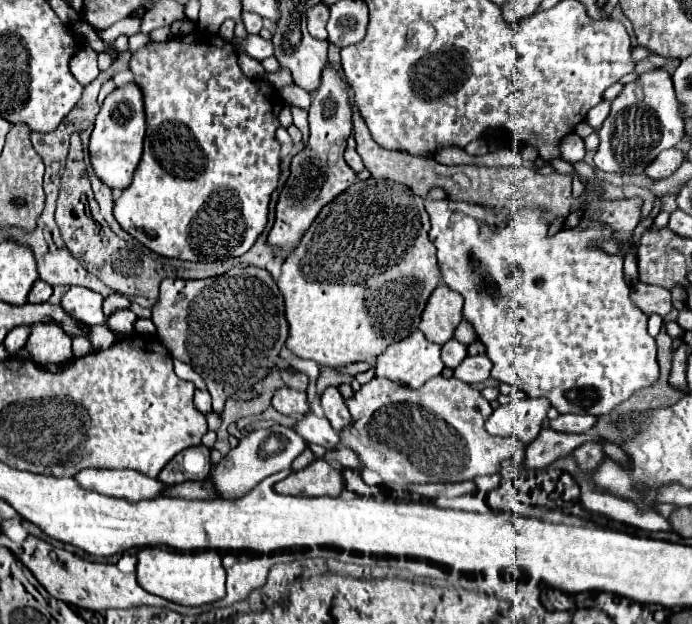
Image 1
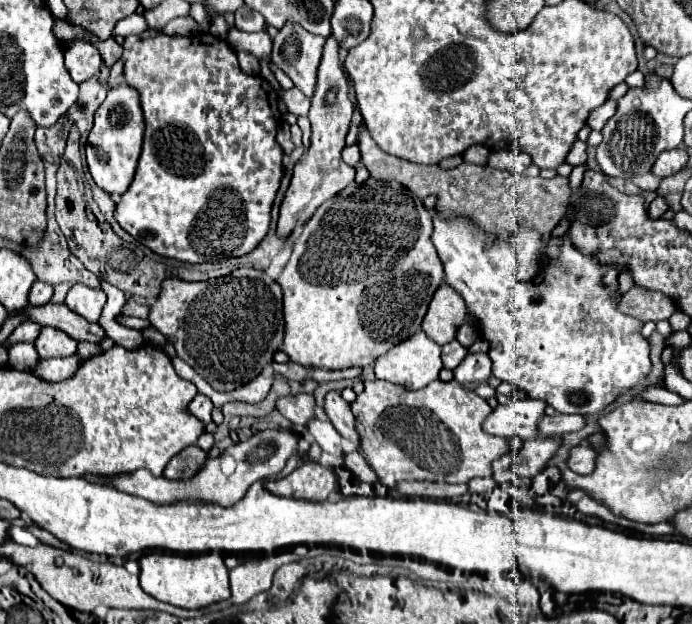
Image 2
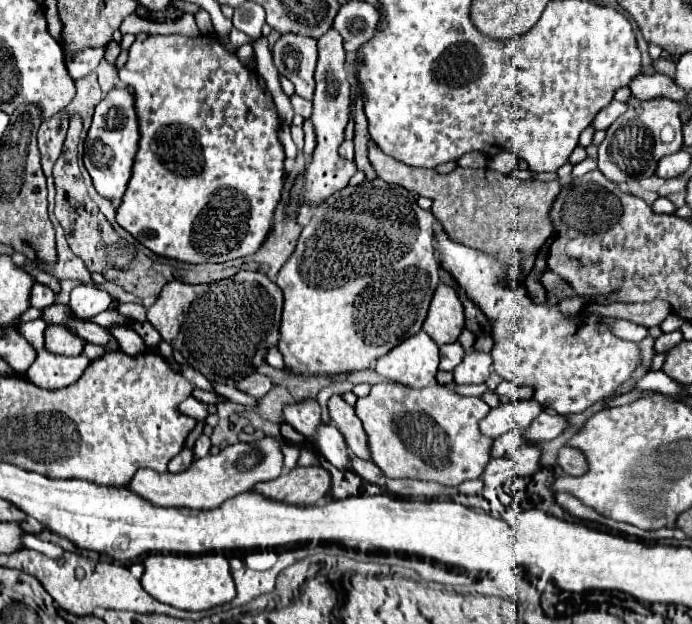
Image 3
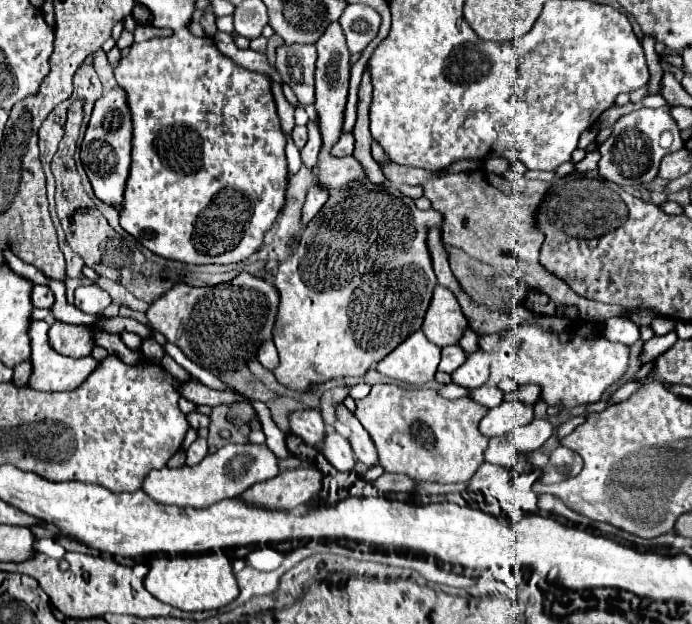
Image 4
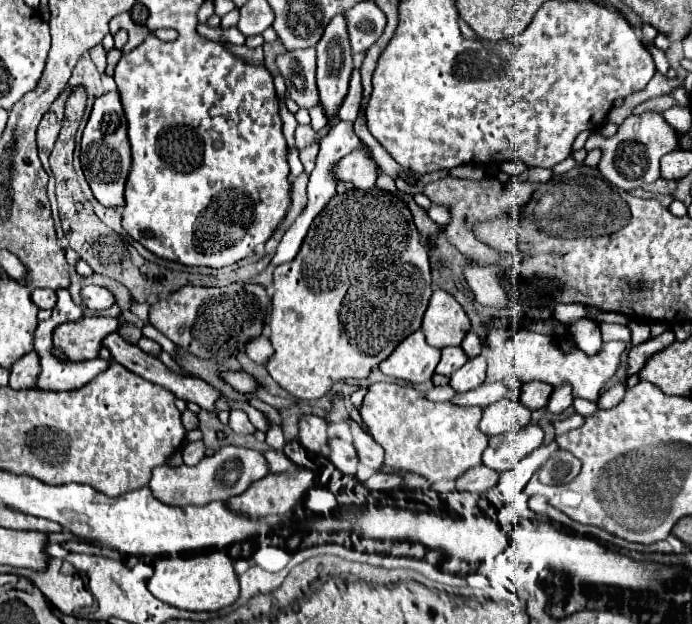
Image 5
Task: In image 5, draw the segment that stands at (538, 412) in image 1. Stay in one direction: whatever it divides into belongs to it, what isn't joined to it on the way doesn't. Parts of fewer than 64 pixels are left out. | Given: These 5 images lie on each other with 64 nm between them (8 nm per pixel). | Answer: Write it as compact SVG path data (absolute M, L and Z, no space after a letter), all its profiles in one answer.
M502 398L500 402L484 408L480 430L486 436L498 436L528 424L530 424L530 410L520 400Z

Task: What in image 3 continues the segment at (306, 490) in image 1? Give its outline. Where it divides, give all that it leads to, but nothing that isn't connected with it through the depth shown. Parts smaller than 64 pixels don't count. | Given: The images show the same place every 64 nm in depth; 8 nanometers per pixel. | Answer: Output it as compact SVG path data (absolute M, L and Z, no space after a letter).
M298 466L276 480L270 482L260 482L254 486L260 494L280 500L280 502L290 502L290 504L316 504L322 500L332 488L332 478L330 472L322 466Z

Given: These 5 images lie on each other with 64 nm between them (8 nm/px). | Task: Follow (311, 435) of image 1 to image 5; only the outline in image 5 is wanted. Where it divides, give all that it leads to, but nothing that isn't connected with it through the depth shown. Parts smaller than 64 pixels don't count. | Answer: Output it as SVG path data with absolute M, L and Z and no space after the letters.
M330 438L328 440L328 460L342 472L342 474L356 474L358 456L350 442L344 442L342 438Z

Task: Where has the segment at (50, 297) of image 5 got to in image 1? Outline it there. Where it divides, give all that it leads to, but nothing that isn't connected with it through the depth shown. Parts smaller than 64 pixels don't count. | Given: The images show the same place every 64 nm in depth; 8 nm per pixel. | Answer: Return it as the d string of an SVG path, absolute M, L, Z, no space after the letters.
M36 280L32 290L30 290L30 296L28 296L28 302L34 302L34 304L40 304L40 302L46 302L48 298L52 296L52 286L44 280Z

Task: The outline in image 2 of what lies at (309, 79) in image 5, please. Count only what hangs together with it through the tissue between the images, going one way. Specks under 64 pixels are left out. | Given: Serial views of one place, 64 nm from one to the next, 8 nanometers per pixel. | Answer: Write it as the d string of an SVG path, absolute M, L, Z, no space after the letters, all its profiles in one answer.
M286 22L282 30L278 30L272 48L272 62L280 66L308 98L314 94L318 62L322 60L322 38L302 30L302 26L294 22Z

